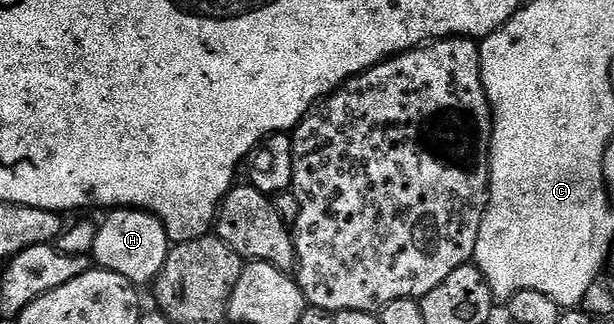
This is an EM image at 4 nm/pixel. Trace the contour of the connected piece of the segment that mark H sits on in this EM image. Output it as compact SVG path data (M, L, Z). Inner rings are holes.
M116 208L103 223L96 227L94 248L91 257L101 270L109 270L118 276L126 276L133 286L143 288L144 285L155 283L162 272L162 264L166 264L166 256L170 249L168 233L163 224L154 215L144 210Z

